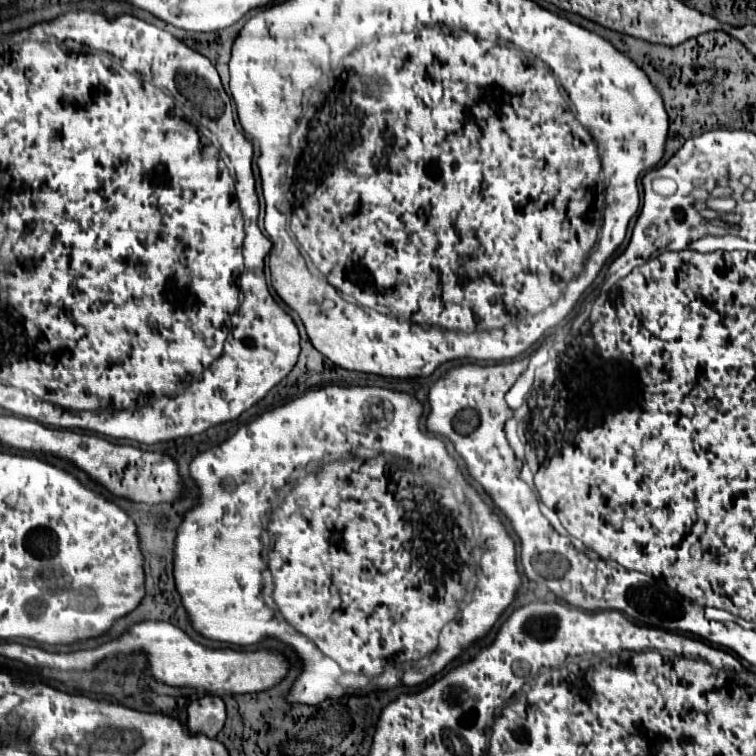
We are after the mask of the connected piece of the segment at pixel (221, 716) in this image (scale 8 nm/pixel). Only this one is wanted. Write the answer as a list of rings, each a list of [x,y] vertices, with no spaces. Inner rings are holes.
[[[202,697],[198,701],[192,701],[188,705],[188,721],[186,727],[190,729],[190,735],[206,735],[216,737],[222,731],[226,719],[226,707],[220,697]]]

